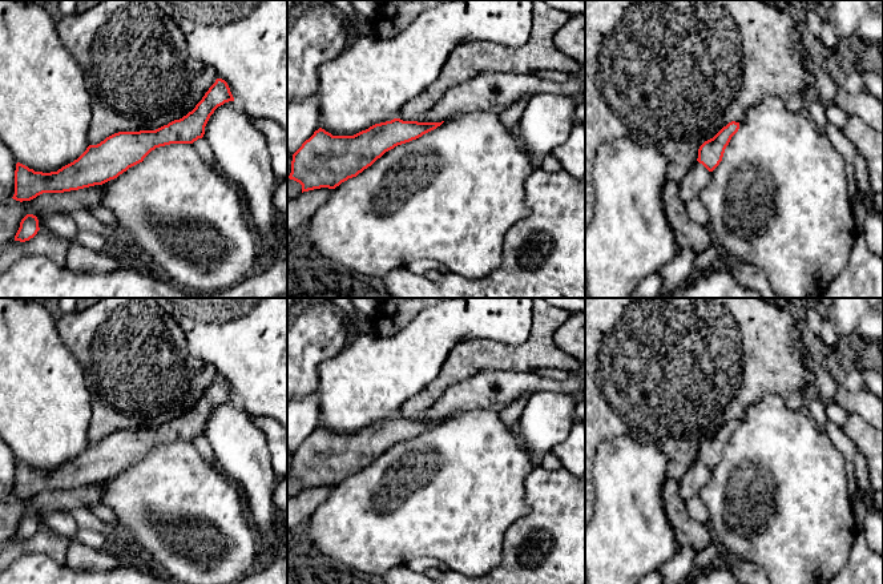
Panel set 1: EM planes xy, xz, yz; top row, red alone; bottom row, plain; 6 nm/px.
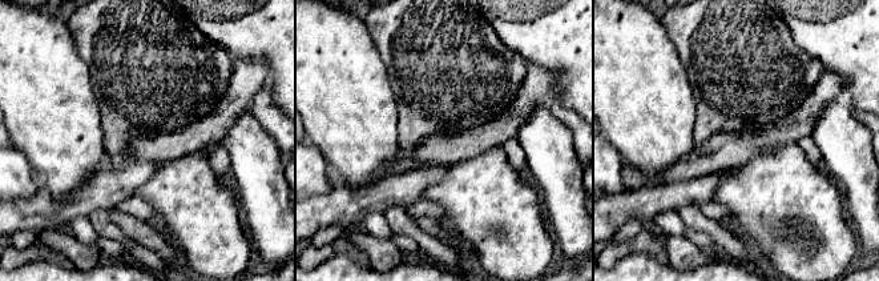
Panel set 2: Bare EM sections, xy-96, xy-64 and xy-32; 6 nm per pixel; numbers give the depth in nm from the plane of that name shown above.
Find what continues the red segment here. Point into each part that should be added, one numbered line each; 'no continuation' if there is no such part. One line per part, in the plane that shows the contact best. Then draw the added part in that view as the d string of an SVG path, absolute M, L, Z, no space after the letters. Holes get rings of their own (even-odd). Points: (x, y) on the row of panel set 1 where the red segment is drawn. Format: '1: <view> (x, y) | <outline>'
1: xy (47, 204) | M94 185L64 193L43 193L31 201L12 200L0 205L0 246L15 239L20 222L27 214L36 216L40 227L40 222L48 216L102 206L102 200L102 185Z

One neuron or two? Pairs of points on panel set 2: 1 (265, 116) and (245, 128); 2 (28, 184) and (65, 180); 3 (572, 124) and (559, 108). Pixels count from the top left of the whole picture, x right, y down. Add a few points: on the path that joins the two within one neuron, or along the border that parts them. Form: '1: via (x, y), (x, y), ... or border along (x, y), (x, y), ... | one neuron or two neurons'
1: border along (249, 111), (277, 143) | two neurons
2: border along (23, 155), (40, 185) | two neurons
3: via (569, 120), (561, 112) | one neuron

